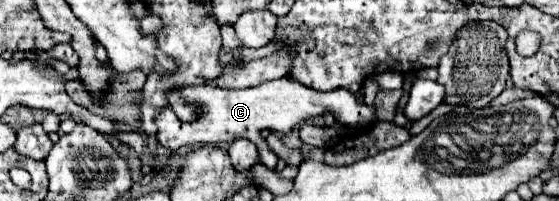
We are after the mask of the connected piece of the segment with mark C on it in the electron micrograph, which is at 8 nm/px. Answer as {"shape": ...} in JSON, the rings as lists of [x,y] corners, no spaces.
{"shape":[[[288,76],[272,80],[272,82],[264,82],[254,88],[244,88],[244,90],[226,90],[226,88],[216,88],[216,86],[186,86],[180,90],[180,94],[184,98],[188,98],[190,102],[200,104],[204,108],[204,112],[192,124],[184,124],[184,122],[176,120],[176,114],[172,112],[170,106],[166,110],[162,110],[156,118],[160,146],[176,152],[182,146],[226,144],[236,138],[248,138],[257,146],[262,163],[270,170],[275,170],[278,157],[260,135],[260,131],[264,128],[268,128],[272,132],[288,134],[294,128],[294,124],[298,124],[306,118],[322,116],[326,112],[330,112],[344,126],[370,124],[376,120],[374,106],[360,102],[348,90],[338,88],[336,92],[316,92],[314,88],[308,88]]]}

